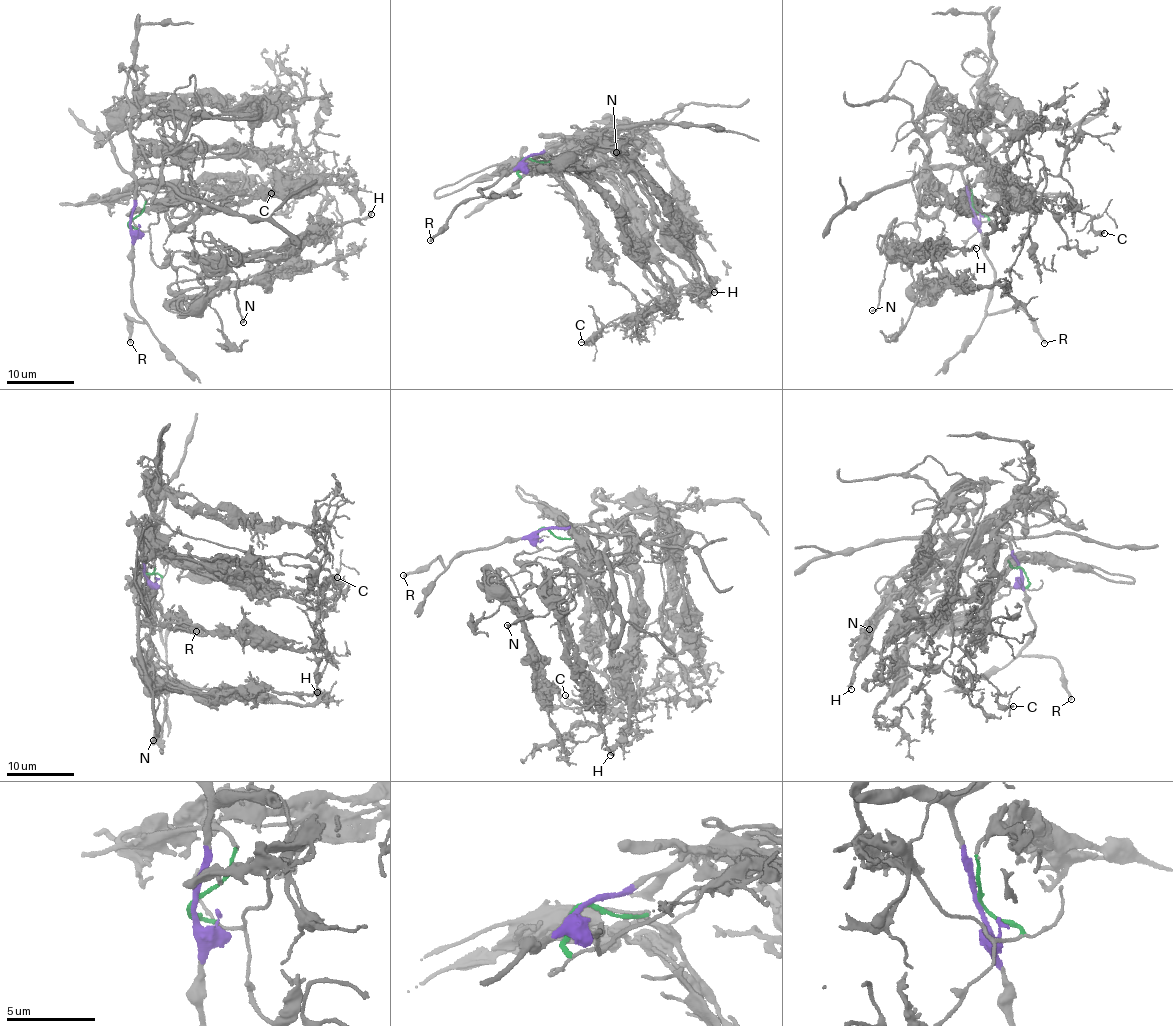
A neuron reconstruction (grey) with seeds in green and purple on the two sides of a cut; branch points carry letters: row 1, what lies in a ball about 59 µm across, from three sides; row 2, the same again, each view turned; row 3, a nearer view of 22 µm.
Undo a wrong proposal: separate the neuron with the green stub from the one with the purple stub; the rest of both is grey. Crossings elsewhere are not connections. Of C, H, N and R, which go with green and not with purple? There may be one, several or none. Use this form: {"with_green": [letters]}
{"with_green": ["C", "H", "N"]}

